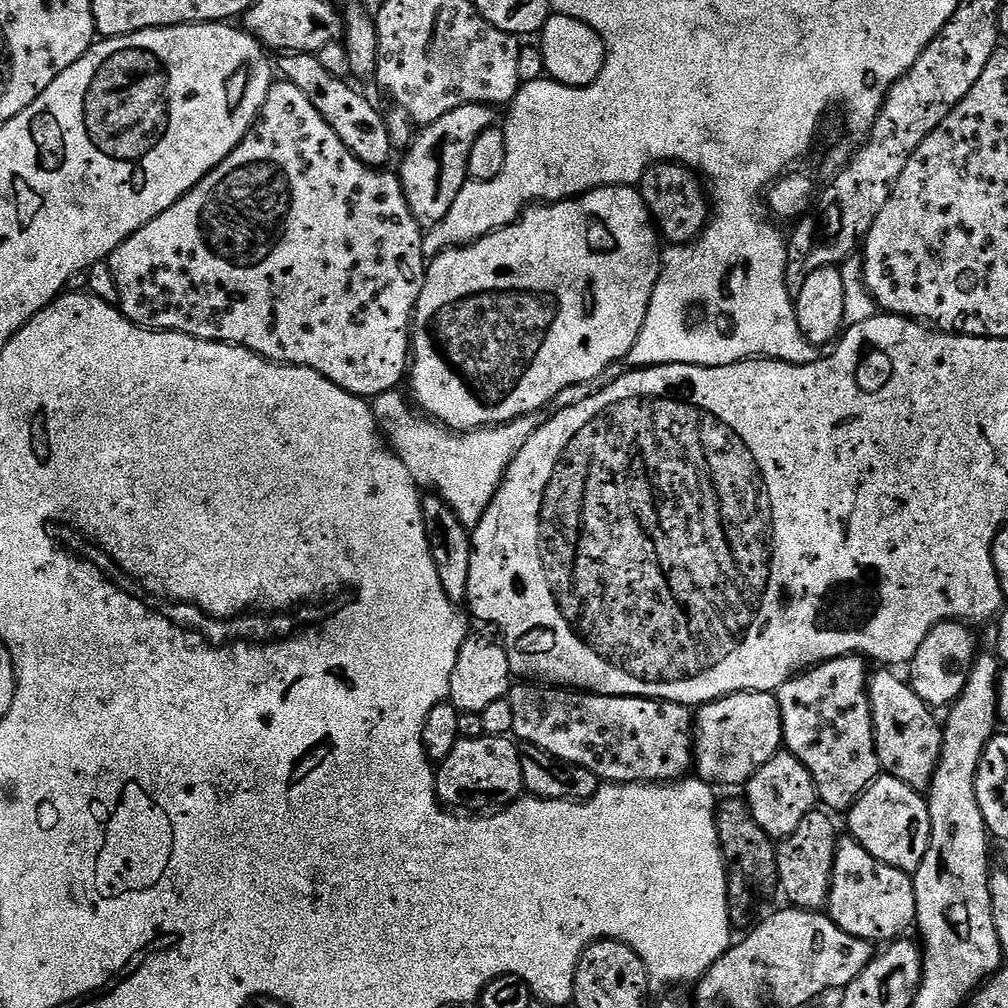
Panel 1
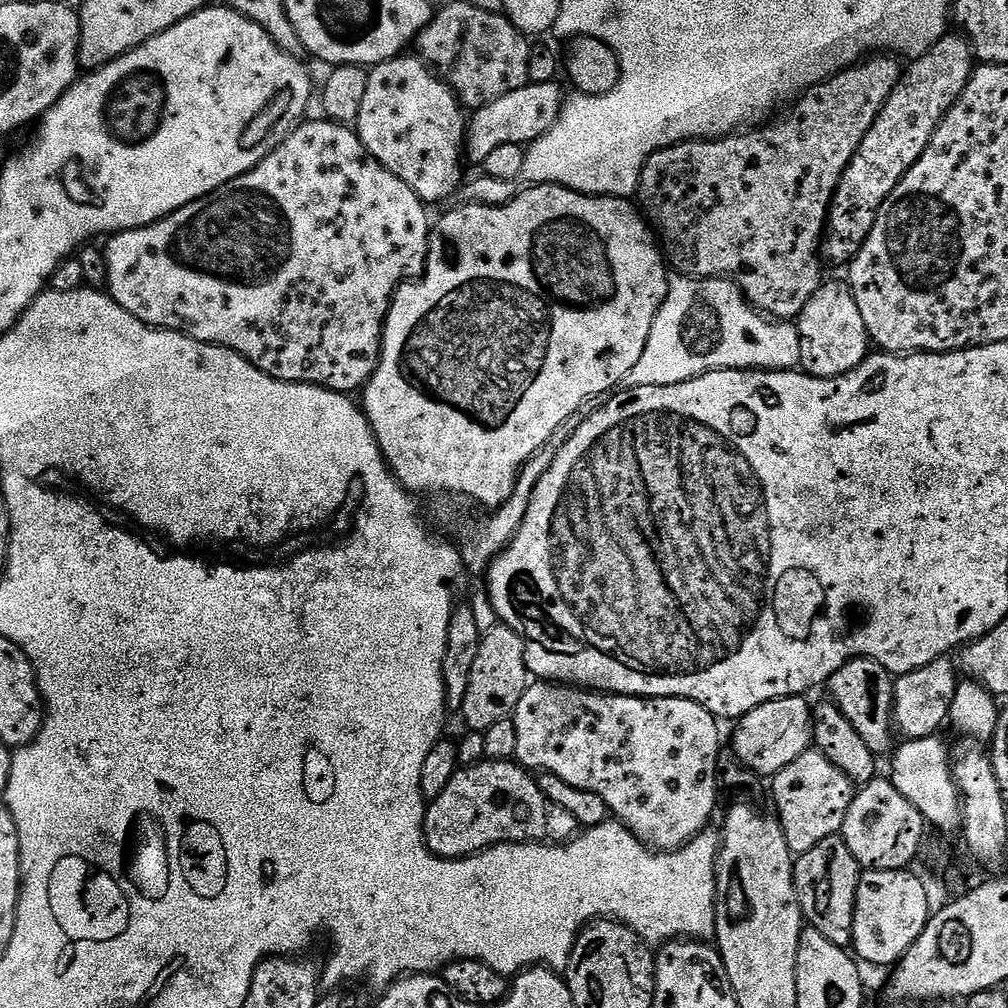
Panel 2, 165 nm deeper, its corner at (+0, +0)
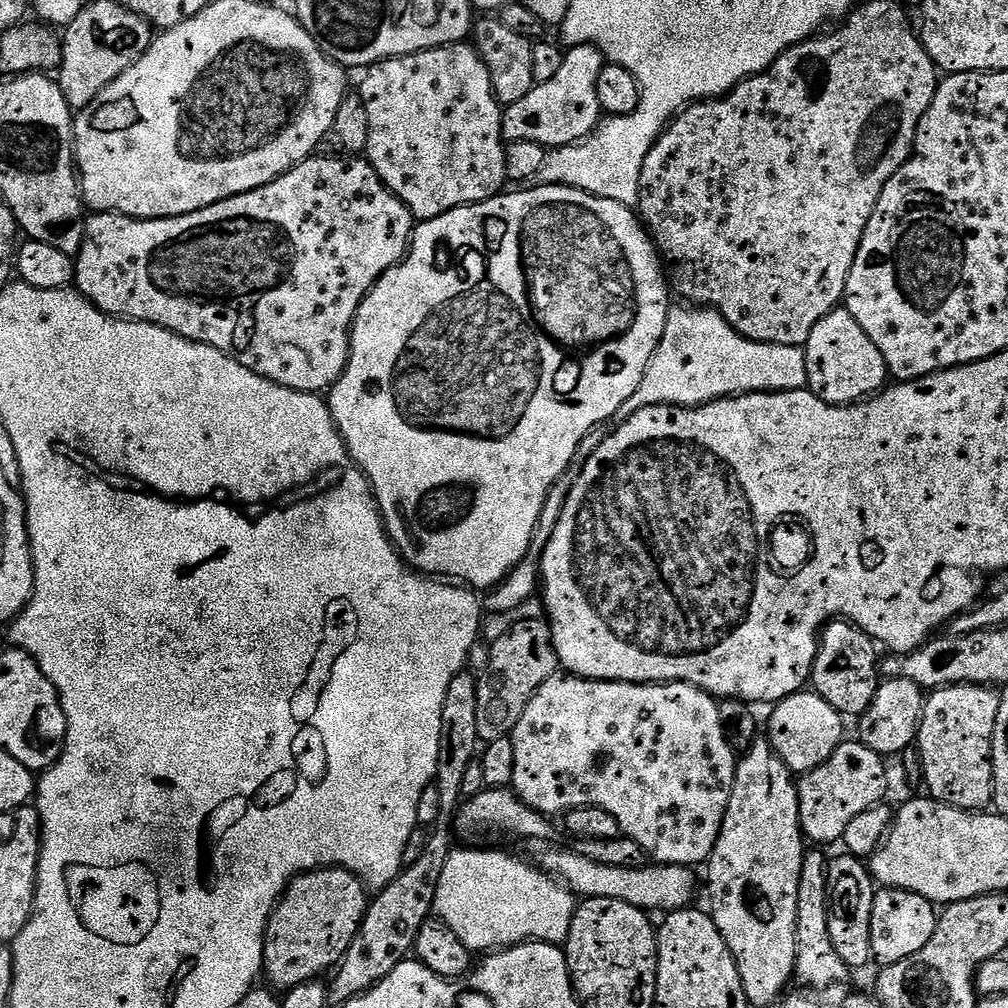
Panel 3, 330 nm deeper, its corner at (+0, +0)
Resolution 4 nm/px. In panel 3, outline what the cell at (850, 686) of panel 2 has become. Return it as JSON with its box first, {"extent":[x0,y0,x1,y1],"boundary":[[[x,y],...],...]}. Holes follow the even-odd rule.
{"extent":[811,618,882,718],"boundary":[[[832,618],[822,629],[822,639],[816,649],[816,661],[812,667],[811,691],[821,696],[834,710],[845,718],[858,718],[874,702],[874,694],[880,689],[882,673],[881,657],[876,656],[877,641],[847,618]]]}

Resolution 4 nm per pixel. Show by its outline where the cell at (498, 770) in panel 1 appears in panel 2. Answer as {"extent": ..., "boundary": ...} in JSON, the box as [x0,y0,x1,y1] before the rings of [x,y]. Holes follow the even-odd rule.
{"extent":[424,759,578,860],"boundary":[[[483,759],[478,764],[469,764],[456,769],[446,790],[427,805],[424,814],[424,845],[443,860],[462,860],[474,856],[498,844],[531,844],[548,841],[565,843],[577,835],[578,825],[574,814],[562,810],[542,794],[537,777],[529,769],[512,760]]]}

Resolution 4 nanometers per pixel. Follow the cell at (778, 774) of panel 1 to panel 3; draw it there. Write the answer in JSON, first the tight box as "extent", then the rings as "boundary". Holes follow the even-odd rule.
{"extent":[796,742,888,846],"boundary":[[[859,742],[848,743],[839,744],[834,750],[834,754],[830,754],[830,758],[826,762],[822,762],[822,766],[803,773],[798,780],[796,793],[800,807],[800,831],[811,843],[813,840],[816,843],[813,845],[816,846],[832,844],[835,840],[836,843],[843,841],[850,822],[853,822],[854,818],[864,811],[879,805],[885,799],[883,796],[888,792],[888,768],[884,765],[887,764],[885,757],[878,755],[877,752]]]}

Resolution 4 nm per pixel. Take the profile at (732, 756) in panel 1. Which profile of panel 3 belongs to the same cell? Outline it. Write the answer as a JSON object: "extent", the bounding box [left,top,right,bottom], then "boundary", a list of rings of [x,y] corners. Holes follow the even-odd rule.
{"extent":[766,690,845,774],"boundary":[[[811,690],[790,694],[785,700],[779,701],[771,712],[766,738],[794,774],[803,774],[822,766],[822,762],[826,762],[845,739],[845,717],[836,712],[830,702],[826,702]]]}

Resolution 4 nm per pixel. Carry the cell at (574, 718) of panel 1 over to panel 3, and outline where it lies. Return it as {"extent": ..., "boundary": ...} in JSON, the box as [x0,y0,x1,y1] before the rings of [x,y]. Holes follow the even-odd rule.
{"extent":[510,674,738,866],"boundary":[[[557,674],[546,678],[532,695],[510,739],[514,746],[511,787],[534,810],[556,818],[574,808],[598,806],[614,814],[621,833],[638,842],[645,857],[657,864],[697,866],[711,857],[732,797],[738,756],[722,730],[719,703],[701,688],[679,682],[626,684]]]}

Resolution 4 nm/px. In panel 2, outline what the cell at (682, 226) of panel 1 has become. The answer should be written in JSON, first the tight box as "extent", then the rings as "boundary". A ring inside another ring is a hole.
{"extent":[638,54,902,321],"boundary":[[[876,54],[851,68],[844,69],[843,72],[837,72],[835,76],[825,80],[822,84],[813,84],[795,101],[797,104],[793,112],[788,112],[785,116],[777,115],[771,121],[773,124],[769,128],[762,129],[761,132],[745,131],[743,134],[729,134],[711,140],[683,140],[681,144],[673,144],[671,148],[659,148],[646,162],[640,175],[638,204],[643,215],[650,221],[651,227],[658,230],[658,240],[662,245],[667,263],[679,275],[691,276],[697,280],[731,278],[757,312],[765,317],[775,318],[777,321],[795,321],[806,306],[806,302],[810,302],[810,298],[814,298],[814,294],[821,284],[825,283],[824,268],[826,268],[826,264],[821,255],[821,243],[824,239],[825,224],[828,223],[832,196],[835,194],[843,172],[850,166],[855,152],[862,144],[862,140],[874,126],[884,103],[890,98],[895,87],[900,84],[902,65],[900,66],[899,62],[901,63],[899,59],[893,58],[891,55]]]}

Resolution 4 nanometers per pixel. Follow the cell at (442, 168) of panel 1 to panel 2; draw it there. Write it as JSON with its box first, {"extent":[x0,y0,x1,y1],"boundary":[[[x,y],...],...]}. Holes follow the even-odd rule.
{"extent":[466,83,566,165],"boundary":[[[528,83],[510,94],[502,94],[502,98],[494,98],[489,104],[483,104],[471,113],[466,124],[466,160],[467,163],[483,165],[485,158],[497,146],[518,144],[527,146],[546,134],[560,117],[566,99],[560,93],[559,83],[533,84]]]}

